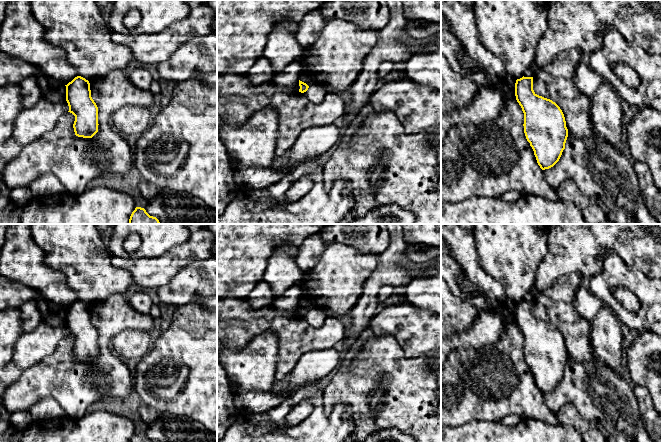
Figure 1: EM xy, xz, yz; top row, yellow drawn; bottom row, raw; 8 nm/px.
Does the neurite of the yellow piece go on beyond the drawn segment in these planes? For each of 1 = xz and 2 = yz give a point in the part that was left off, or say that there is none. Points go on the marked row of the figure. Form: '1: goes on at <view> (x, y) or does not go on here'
1: does not go on here
2: does not go on here

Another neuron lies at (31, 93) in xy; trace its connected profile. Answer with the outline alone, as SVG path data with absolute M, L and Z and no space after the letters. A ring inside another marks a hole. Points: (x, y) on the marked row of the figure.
M30 76L21 81L19 86L25 109L33 107L42 98L41 89L35 76Z

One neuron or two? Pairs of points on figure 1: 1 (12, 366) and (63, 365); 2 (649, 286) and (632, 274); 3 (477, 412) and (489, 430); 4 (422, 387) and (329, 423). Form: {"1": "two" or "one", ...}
{"1": "two", "2": "one", "3": "two", "4": "two"}

